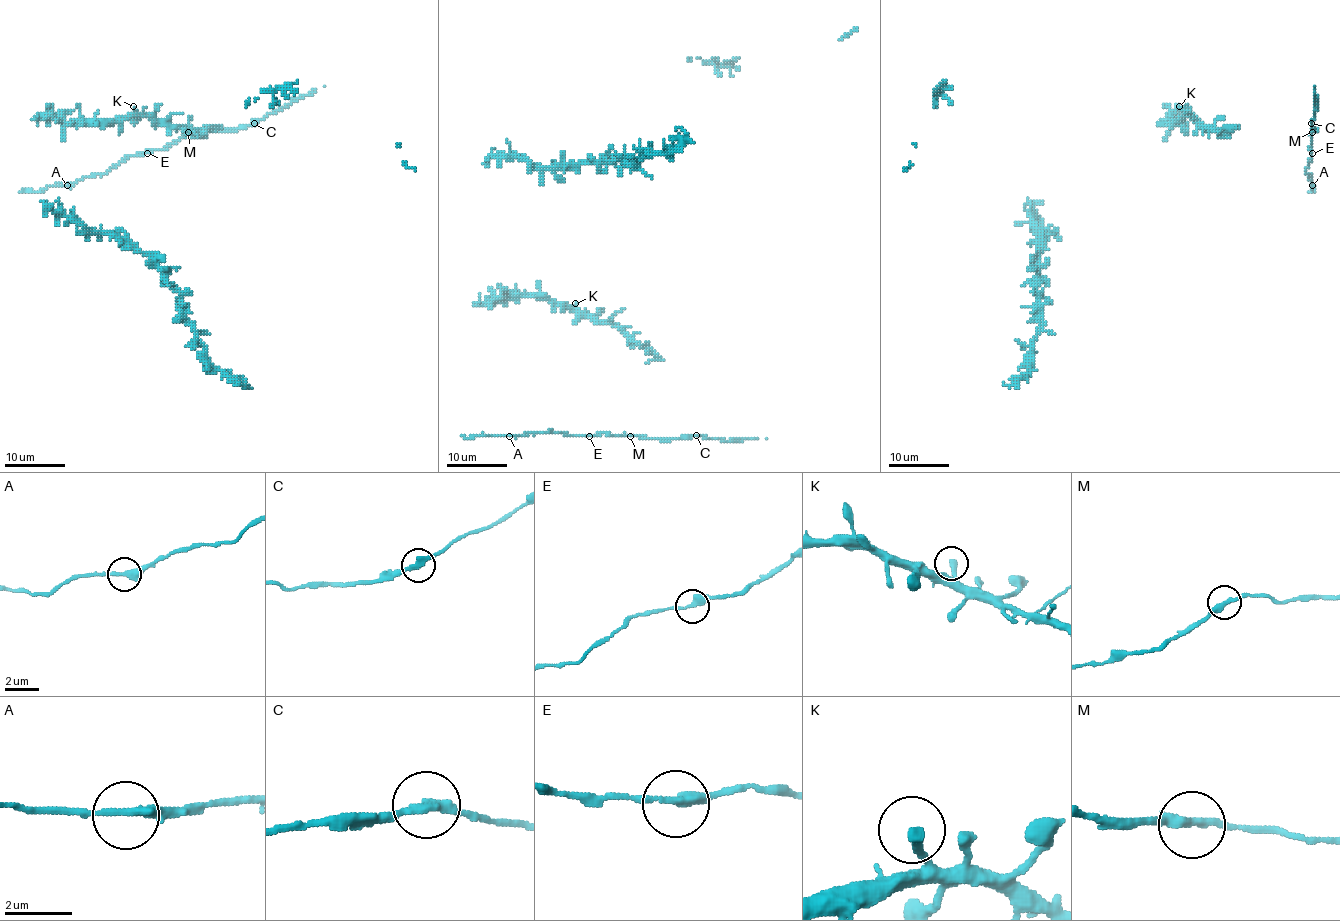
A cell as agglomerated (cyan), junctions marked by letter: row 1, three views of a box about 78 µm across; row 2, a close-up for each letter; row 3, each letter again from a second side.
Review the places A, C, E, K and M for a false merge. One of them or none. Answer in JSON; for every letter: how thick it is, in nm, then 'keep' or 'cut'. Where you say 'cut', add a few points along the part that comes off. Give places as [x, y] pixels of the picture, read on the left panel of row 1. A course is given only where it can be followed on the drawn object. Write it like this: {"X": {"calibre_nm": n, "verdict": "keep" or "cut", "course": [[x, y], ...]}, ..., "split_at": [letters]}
{"A": {"calibre_nm": 320, "verdict": "keep"}, "C": {"calibre_nm": 280, "verdict": "keep"}, "E": {"calibre_nm": 320, "verdict": "keep"}, "K": {"calibre_nm": 360, "verdict": "keep"}, "M": {"calibre_nm": 280, "verdict": "keep"}, "split_at": []}

